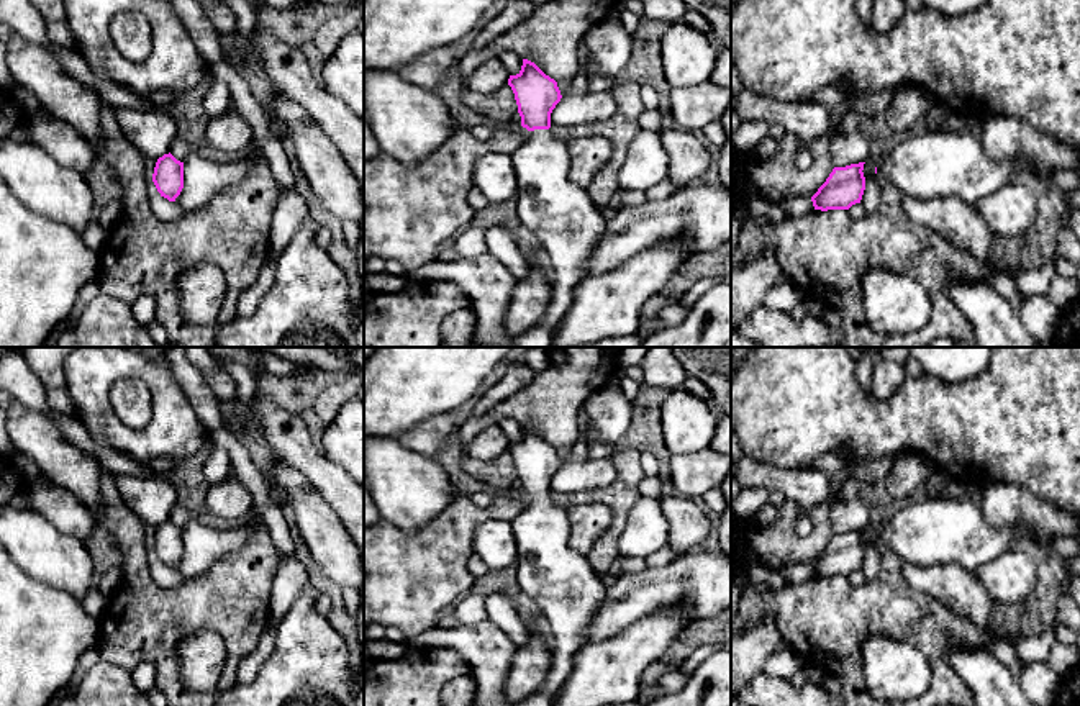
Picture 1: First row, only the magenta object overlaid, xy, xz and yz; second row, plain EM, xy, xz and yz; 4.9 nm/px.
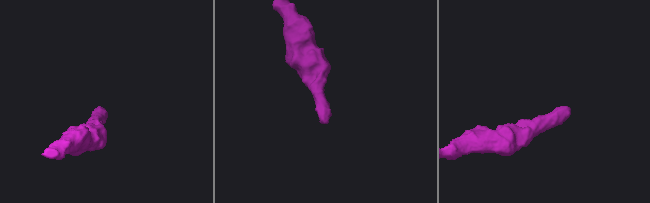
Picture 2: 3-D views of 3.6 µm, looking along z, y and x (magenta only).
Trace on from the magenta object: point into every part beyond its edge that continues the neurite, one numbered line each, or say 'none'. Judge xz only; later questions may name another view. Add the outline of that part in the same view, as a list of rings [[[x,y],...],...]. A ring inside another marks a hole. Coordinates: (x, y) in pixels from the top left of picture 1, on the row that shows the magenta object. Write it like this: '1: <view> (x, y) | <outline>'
1: xz (567, 225) | [[[534,129],[511,152],[518,177],[518,216],[538,239],[554,274],[552,298],[542,319],[511,339],[510,347],[551,347],[575,287],[588,277],[585,267],[601,241],[606,219],[587,190],[569,177],[567,141],[549,129]]]

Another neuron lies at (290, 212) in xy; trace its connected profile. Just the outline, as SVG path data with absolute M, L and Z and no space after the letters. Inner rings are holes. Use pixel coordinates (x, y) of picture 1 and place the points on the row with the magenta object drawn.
M295 188L280 193L280 198L272 215L272 226L269 233L269 246L274 257L285 249L295 231L306 219L306 216L306 201Z

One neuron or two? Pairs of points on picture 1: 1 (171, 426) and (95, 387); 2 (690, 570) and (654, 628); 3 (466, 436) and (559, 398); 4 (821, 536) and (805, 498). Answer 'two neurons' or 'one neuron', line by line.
1: one neuron
2: two neurons
3: one neuron
4: two neurons

